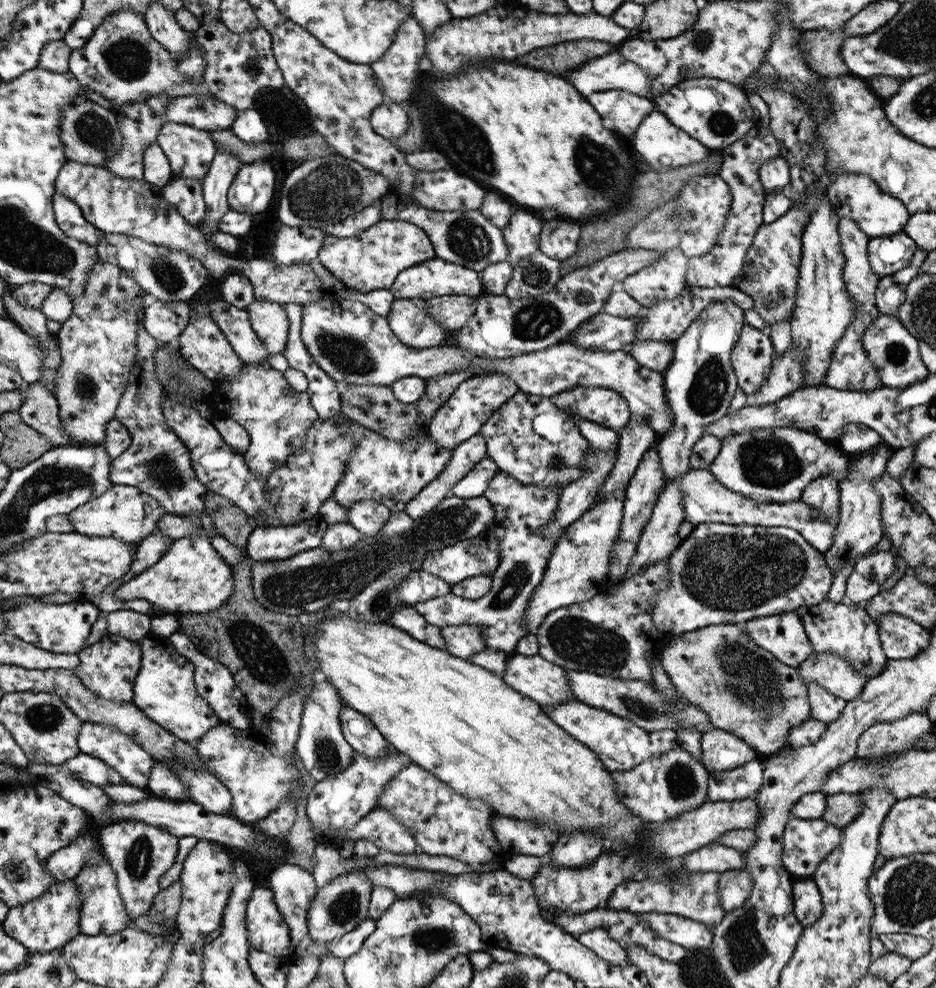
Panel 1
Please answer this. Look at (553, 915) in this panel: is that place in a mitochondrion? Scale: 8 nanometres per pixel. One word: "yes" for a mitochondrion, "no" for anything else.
no

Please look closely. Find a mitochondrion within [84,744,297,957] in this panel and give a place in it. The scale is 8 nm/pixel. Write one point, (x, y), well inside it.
(137, 858)

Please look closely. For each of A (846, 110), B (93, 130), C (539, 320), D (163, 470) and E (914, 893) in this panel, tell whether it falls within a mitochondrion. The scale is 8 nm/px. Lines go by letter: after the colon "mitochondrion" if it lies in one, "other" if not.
A: other
B: mitochondrion
C: mitochondrion
D: mitochondrion
E: mitochondrion

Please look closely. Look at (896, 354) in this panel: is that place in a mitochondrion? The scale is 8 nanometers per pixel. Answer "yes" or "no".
yes

